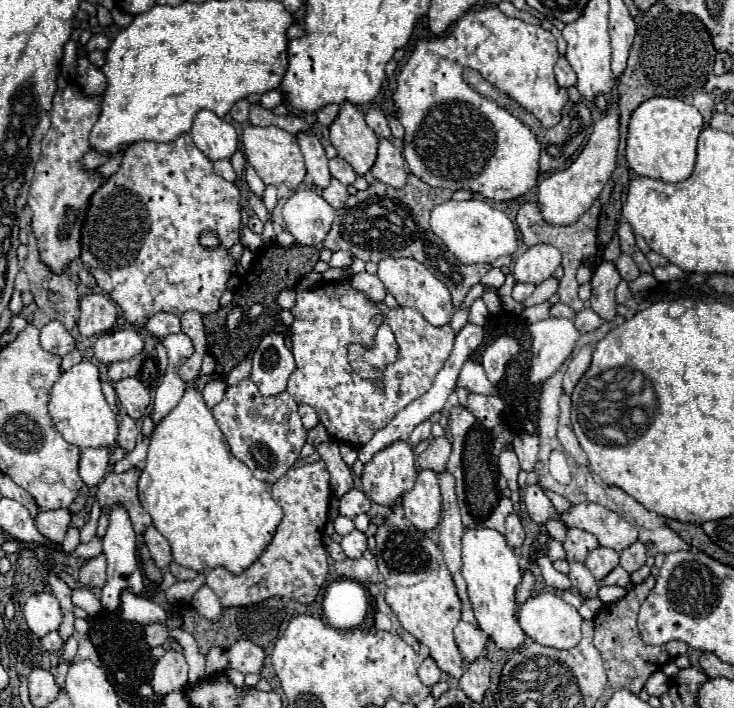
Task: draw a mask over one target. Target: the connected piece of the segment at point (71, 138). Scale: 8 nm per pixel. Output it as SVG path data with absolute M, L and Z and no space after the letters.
M68 84L54 94L52 126L42 140L42 154L28 192L28 206L32 208L32 230L38 240L40 258L52 270L64 270L80 256L80 226L88 208L88 198L100 188L102 178L94 170L84 170L80 158L90 150L88 136L100 116L102 98L88 98L76 84Z

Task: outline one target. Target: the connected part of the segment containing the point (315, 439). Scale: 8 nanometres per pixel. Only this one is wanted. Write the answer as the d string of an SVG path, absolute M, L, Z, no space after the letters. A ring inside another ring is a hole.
M322 424L314 426L312 430L308 430L308 442L310 442L310 444L318 446L320 442L328 442L328 440L330 440L330 436L328 436L328 432L326 432L326 428L324 428Z

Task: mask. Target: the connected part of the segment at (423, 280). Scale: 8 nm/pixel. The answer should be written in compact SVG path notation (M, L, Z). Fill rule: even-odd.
M382 258L378 262L378 278L384 282L386 290L398 300L400 306L410 306L422 312L422 316L432 326L444 326L452 320L452 314L456 308L452 306L452 296L448 292L448 286L438 280L424 264L420 264L414 258Z

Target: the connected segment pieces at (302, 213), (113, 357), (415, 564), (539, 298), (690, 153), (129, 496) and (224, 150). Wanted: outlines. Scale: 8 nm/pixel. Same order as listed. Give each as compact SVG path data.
M312 188L296 190L282 208L290 234L302 246L318 246L330 232L334 208Z
M110 330L96 340L94 356L104 364L112 364L112 362L128 360L128 358L140 354L142 348L144 348L144 342L142 342L138 332L134 332L134 330Z
M400 498L396 500L392 514L386 516L384 524L376 530L376 560L386 584L386 604L392 608L402 628L430 648L430 656L442 672L460 678L464 662L452 636L452 630L460 622L460 598L452 574L444 566L440 548L404 518Z
M548 278L548 280L544 280L542 284L538 284L536 290L534 290L534 294L532 294L530 298L526 298L522 304L524 304L524 306L536 306L536 304L548 300L556 290L558 290L558 280Z
M650 98L644 100L630 116L628 140L626 140L626 160L628 166L638 176L648 176L652 180L682 182L686 180L696 162L696 140L702 130L702 114L678 98Z
M132 468L122 474L106 474L104 480L98 484L96 498L100 502L100 508L110 508L114 504L124 506L136 534L144 534L144 530L152 524L152 518L138 500L138 476L140 468Z
M210 110L198 112L194 118L194 126L190 130L194 144L206 154L208 160L216 162L222 158L232 158L238 148L238 136L232 124L224 122Z

